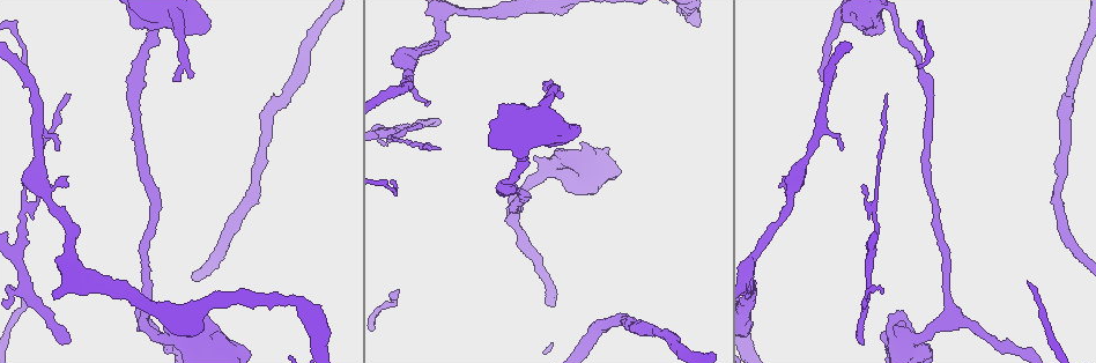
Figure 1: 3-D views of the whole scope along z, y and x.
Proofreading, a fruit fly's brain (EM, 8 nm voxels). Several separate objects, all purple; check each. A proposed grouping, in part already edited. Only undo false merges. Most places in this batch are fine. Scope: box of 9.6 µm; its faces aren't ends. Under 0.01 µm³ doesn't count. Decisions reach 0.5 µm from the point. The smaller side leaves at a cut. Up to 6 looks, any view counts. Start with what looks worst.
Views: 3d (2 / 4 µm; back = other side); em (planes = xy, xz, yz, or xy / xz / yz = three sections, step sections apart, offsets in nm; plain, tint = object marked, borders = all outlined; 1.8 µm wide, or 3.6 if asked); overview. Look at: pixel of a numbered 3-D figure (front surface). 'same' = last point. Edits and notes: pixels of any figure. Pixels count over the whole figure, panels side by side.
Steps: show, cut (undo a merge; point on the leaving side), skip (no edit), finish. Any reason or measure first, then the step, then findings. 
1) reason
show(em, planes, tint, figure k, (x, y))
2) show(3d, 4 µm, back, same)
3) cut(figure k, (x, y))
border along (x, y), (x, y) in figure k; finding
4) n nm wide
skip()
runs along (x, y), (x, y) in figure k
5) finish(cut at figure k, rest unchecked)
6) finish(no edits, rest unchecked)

three-way junction
show(3d, 2 µm, figure 1, (390, 132))

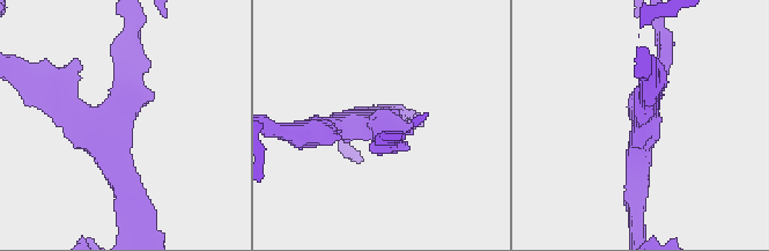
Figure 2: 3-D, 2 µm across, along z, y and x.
3 arms
show(em, planes, tint, figure 2, (123, 103))

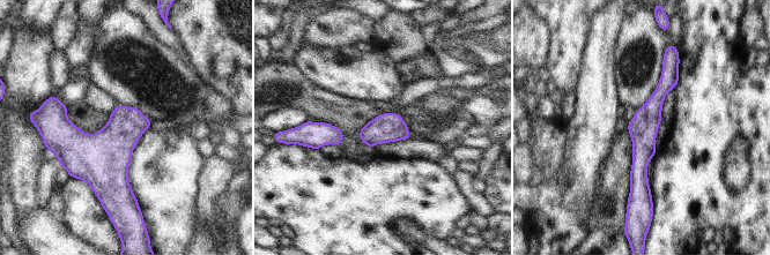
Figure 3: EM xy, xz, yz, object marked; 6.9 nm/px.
200 nm wide
skip()
one neuron here

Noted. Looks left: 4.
three arms meet
show(em, yz, step 16, borders, figure 1, (521, 158))

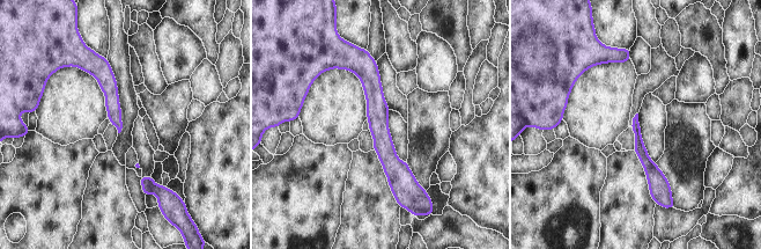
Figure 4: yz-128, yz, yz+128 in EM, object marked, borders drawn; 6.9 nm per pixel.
skip()
runs along (363, 56), (398, 190) in figure 4; all the same neuron

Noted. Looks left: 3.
sudden change in width
show(3d, 4 µm, back, figure 1, (908, 340))

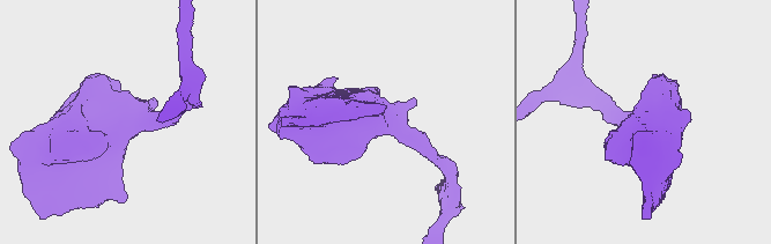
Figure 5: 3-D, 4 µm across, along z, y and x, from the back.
show(em, 3.6 µm, planes, plain, figure 5, (133, 127))

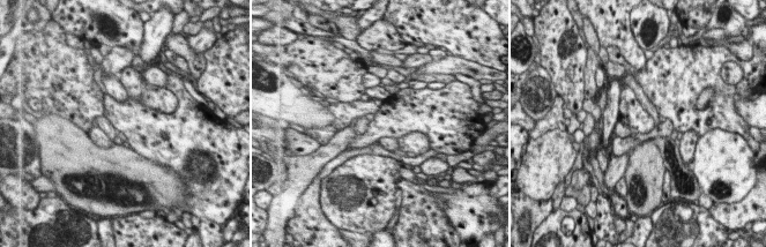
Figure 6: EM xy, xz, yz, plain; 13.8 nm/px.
show(em, 3.6 µm, planes, tint, same)

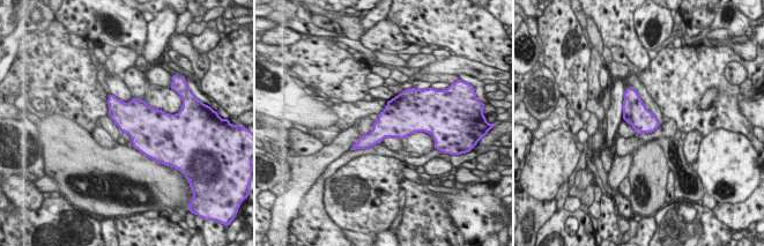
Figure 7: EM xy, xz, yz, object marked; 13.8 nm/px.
skip()
continuous, no second neuron

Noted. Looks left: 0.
finish(no edits, rest unchecked)

